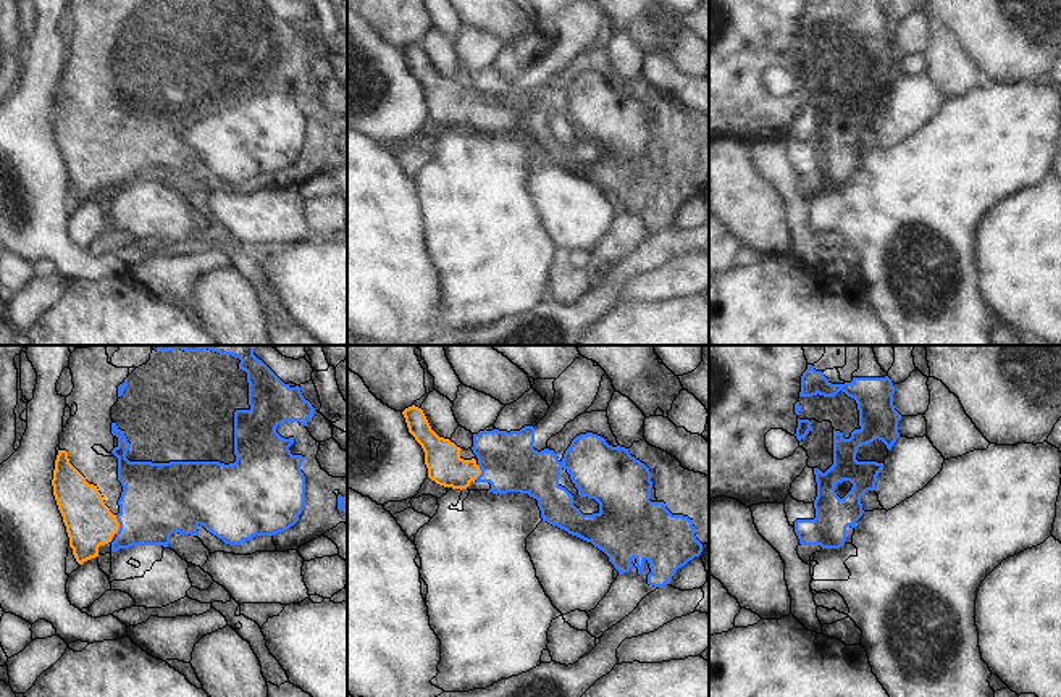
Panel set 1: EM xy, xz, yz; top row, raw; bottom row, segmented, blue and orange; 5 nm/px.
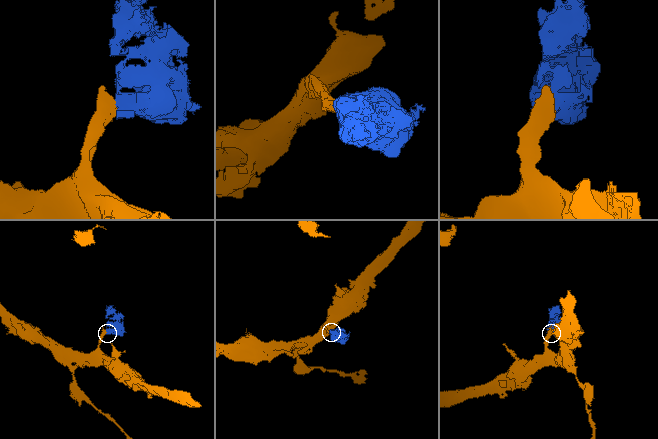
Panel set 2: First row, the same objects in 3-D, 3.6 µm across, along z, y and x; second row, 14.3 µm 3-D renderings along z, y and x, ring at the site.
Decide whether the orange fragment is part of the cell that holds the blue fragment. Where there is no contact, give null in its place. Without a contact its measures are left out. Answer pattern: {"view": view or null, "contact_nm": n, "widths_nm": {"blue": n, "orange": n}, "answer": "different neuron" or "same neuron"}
{"view": "xy", "contact_nm": 100, "widths_nm": {"blue": 360, "orange": 240}, "answer": "same neuron"}

